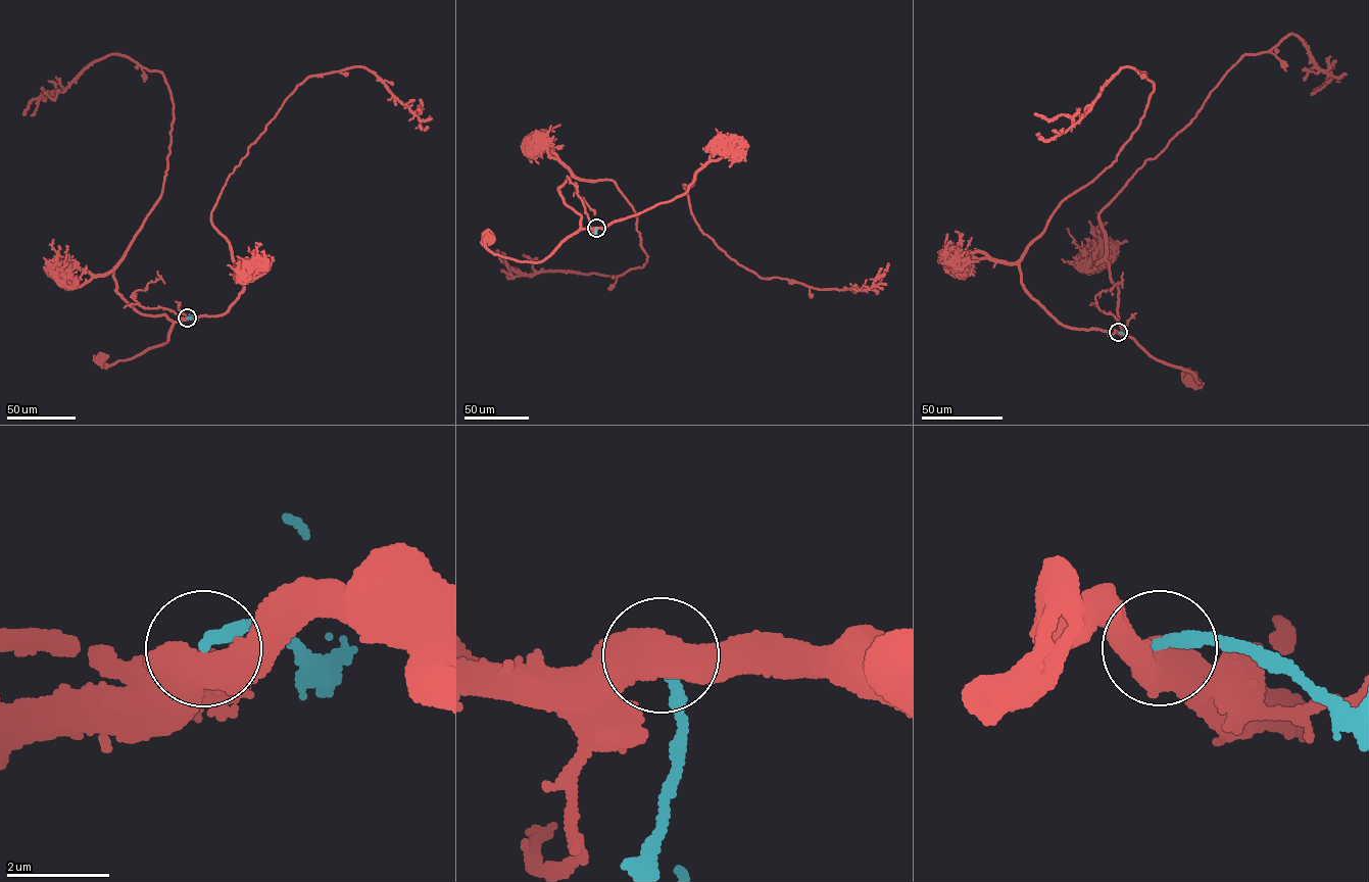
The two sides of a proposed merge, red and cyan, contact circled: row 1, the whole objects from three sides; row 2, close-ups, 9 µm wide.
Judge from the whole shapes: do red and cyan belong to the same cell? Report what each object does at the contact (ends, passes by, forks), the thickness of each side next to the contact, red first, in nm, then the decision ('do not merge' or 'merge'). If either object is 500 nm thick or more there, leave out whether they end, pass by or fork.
600/220 nm | do not merge

